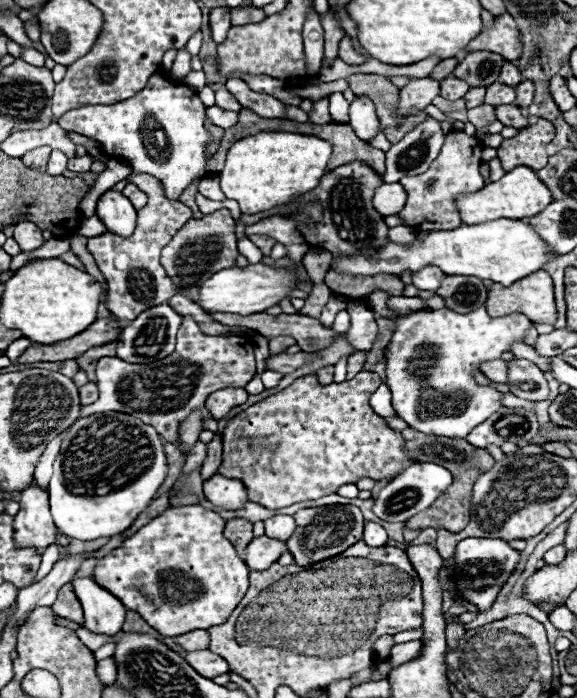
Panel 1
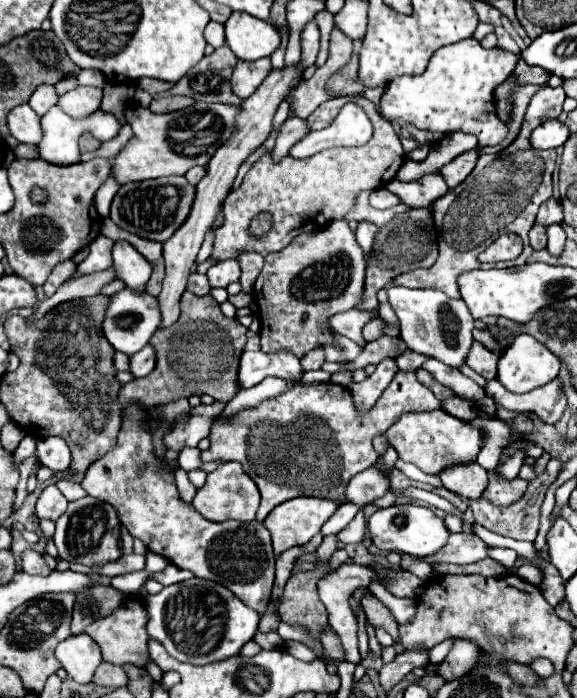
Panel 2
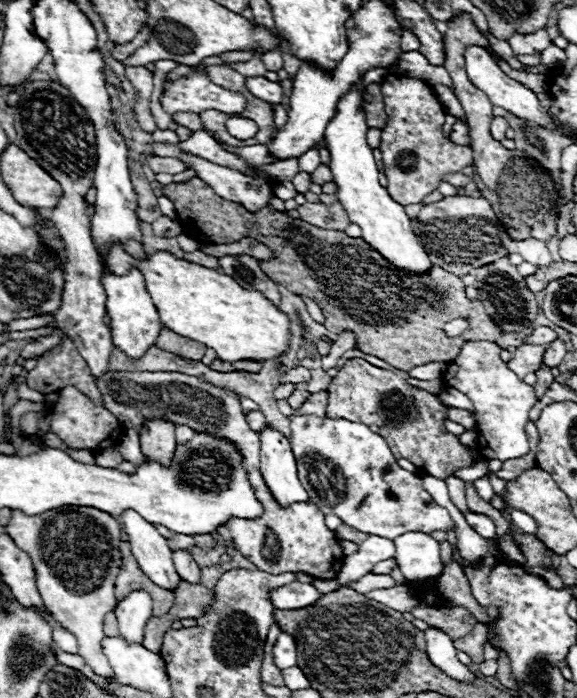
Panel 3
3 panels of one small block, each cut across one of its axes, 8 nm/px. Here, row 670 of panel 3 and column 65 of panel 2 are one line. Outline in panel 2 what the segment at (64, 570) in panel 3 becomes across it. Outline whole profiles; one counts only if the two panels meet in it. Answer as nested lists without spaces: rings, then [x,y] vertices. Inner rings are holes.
[[[78,86],[70,92],[66,92],[60,100],[58,106],[72,118],[84,118],[94,114],[100,104],[102,104],[102,88],[94,86]]]

